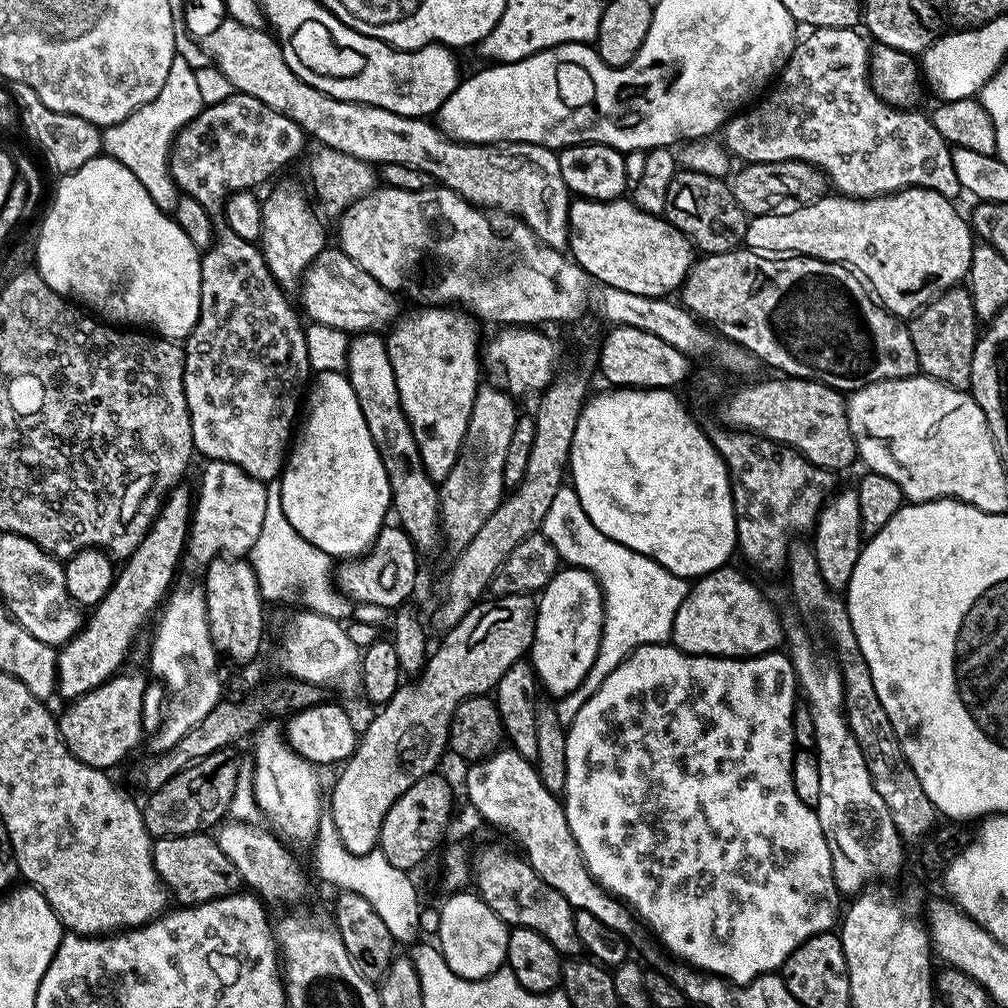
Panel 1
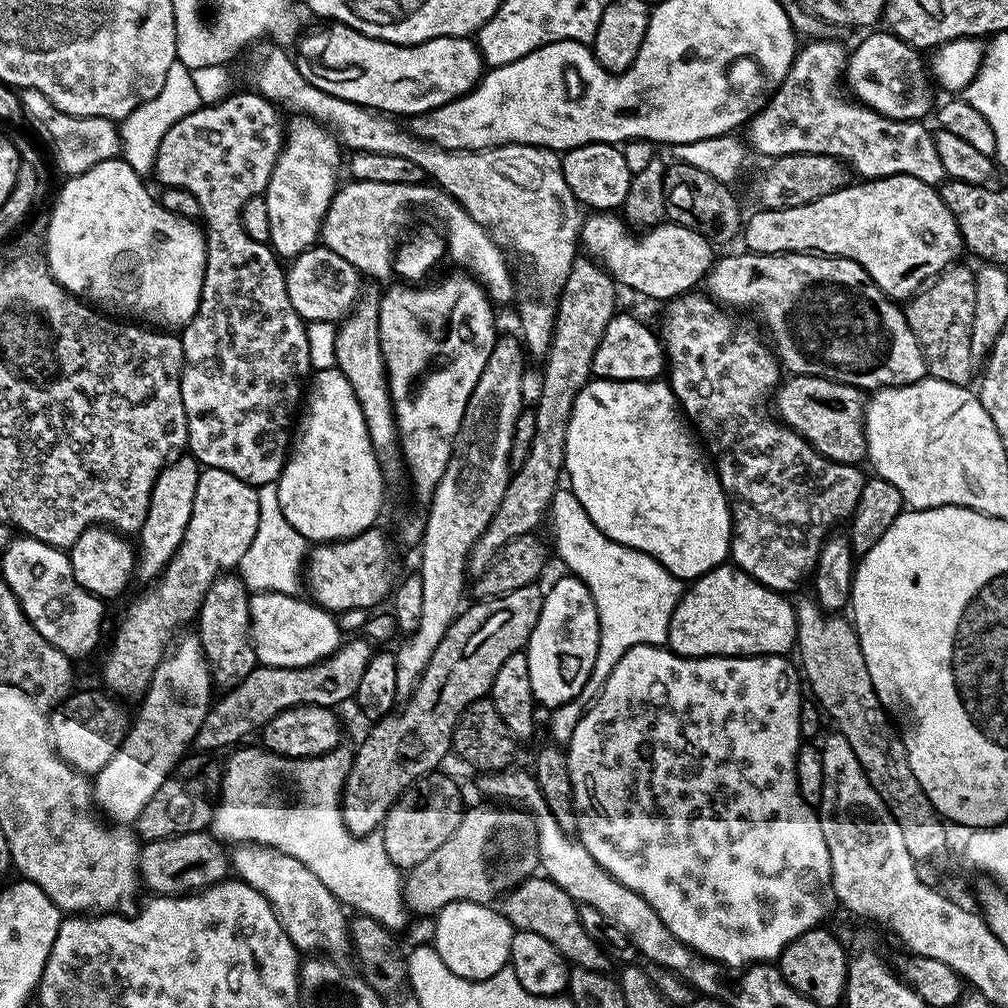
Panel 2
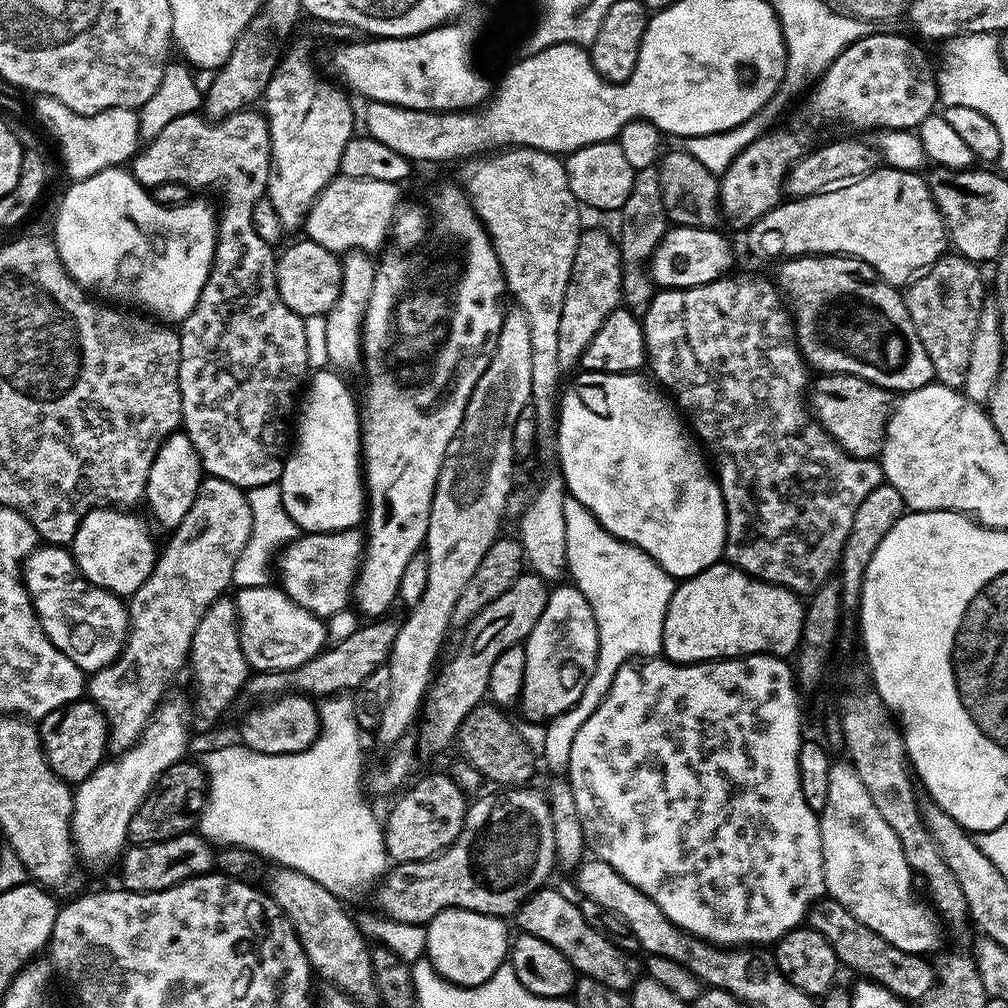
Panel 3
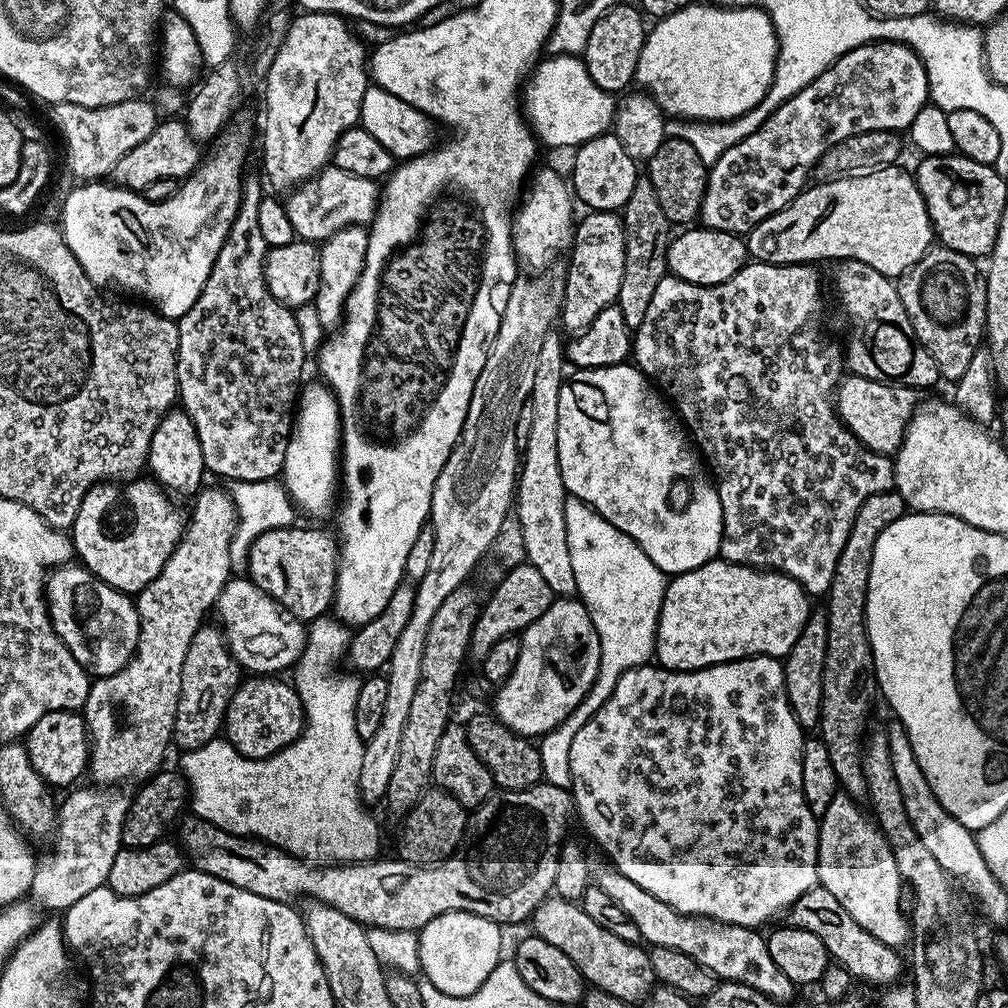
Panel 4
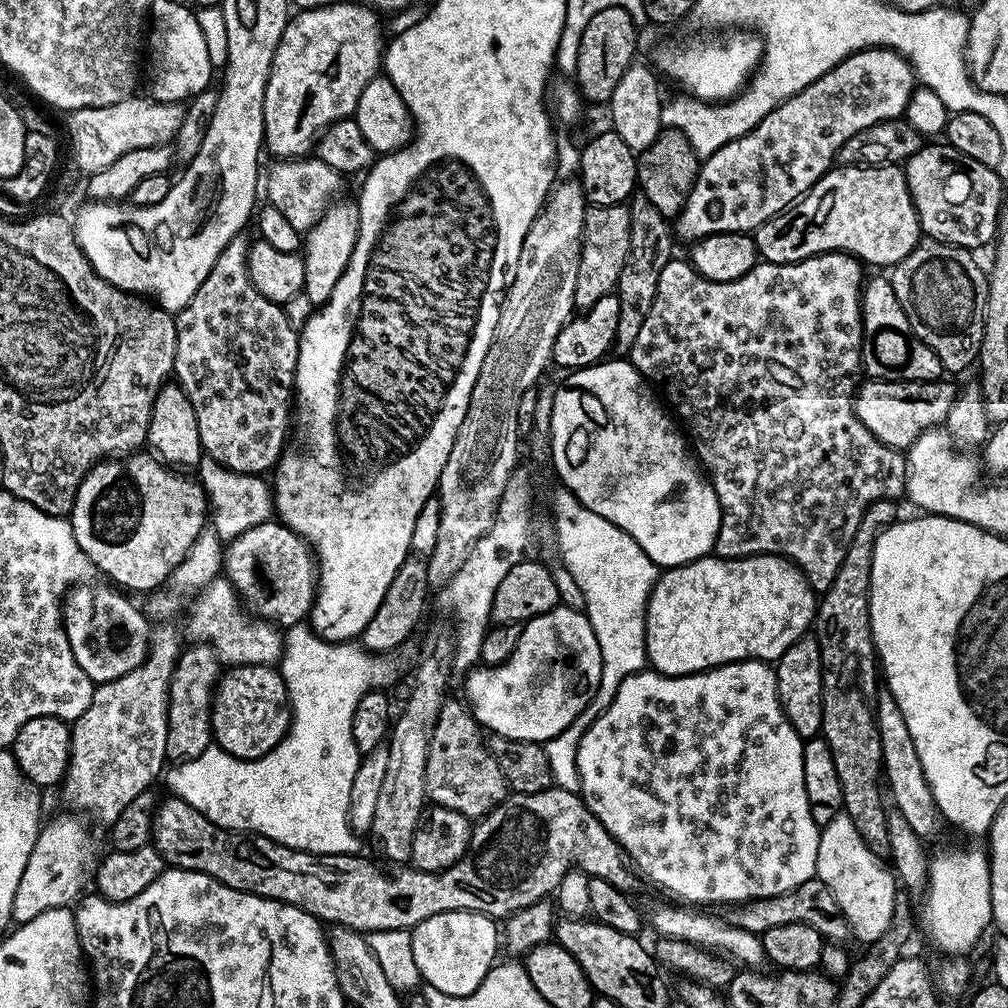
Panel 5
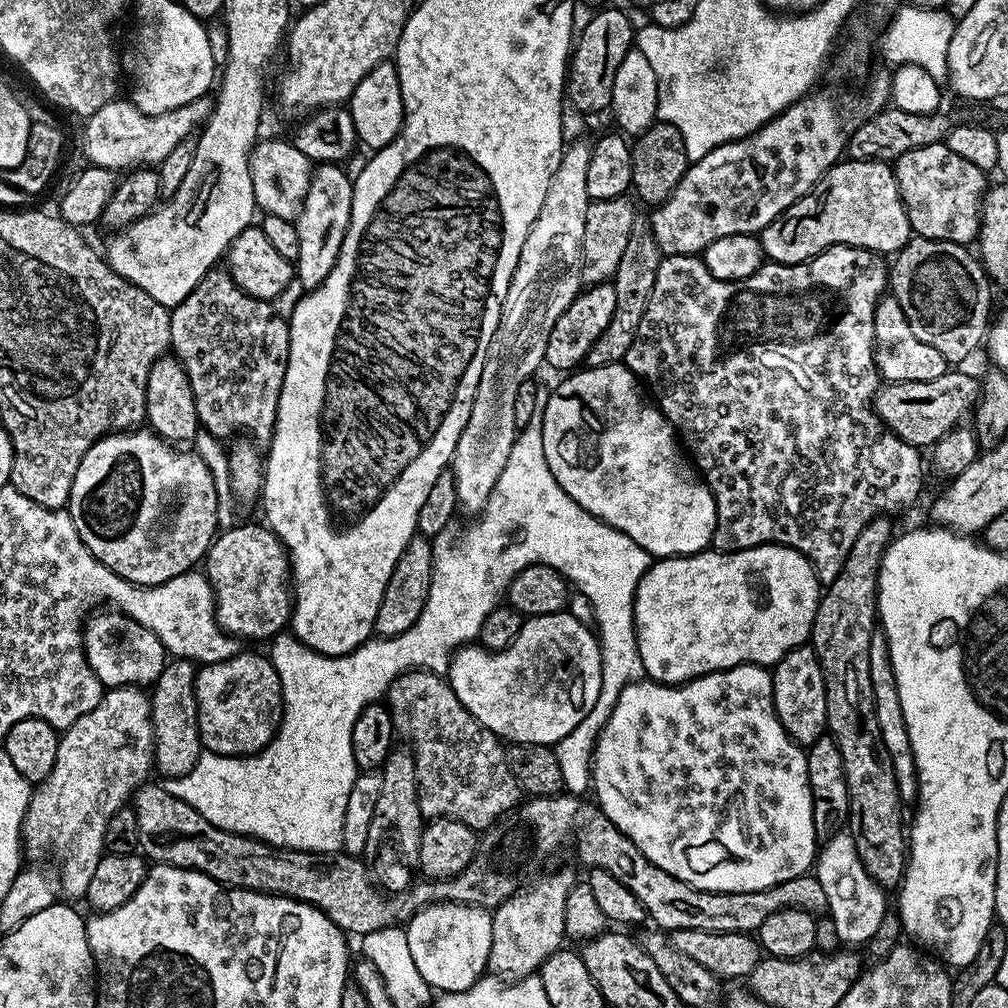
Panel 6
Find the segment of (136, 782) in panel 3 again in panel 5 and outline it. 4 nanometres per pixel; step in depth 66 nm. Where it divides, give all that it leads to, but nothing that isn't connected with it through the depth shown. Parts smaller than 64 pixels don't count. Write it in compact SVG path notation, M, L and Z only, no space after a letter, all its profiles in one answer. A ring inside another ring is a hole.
M79 815L76 816L60 816L41 827L14 895L12 919L17 925L30 922L30 918L38 918L38 914L51 908L69 907L73 903L71 900L75 901L85 891L84 883L95 877L98 863L96 848L88 841L87 826L79 820Z

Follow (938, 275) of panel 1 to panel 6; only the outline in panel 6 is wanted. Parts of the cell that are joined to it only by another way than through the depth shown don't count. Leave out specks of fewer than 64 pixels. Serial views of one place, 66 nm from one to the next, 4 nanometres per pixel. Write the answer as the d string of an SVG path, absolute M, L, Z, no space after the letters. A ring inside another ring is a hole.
M841 159L804 197L794 202L781 216L774 218L758 233L760 245L769 261L778 264L802 264L827 248L839 244L865 248L877 254L895 254L908 245L914 233L898 190L896 174L891 163L883 160Z

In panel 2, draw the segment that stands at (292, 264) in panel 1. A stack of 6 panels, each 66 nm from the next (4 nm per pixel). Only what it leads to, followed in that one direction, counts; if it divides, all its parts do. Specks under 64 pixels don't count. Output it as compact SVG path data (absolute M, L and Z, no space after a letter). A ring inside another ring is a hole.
M297 115L296 120L288 120L284 149L278 154L278 162L274 166L274 174L270 174L270 182L263 198L270 217L270 238L268 244L281 261L291 262L298 254L313 247L321 239L324 227L324 215L332 204L332 196L336 193L338 181L336 171L342 168L340 152L342 145L335 135L323 124L307 116Z

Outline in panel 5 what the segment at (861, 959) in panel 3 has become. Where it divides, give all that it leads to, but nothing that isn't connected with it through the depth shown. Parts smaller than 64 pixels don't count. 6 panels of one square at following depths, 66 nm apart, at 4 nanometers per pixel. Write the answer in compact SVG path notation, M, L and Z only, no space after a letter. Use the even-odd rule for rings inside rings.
M819 878L802 882L802 886L790 890L786 894L778 894L761 900L749 900L743 906L729 907L727 912L726 919L729 924L757 934L763 934L766 930L786 924L805 924L818 930L818 934L828 942L844 942L850 936L846 918L838 906L838 902L834 902L834 894L830 894L828 887Z

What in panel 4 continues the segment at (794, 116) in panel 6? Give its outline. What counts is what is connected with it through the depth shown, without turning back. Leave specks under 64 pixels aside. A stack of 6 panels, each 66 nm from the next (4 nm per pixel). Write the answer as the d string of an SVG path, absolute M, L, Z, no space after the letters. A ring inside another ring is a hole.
M878 40L870 44L860 45L856 49L842 54L825 72L818 74L818 78L814 78L814 82L810 82L805 88L798 90L798 94L794 94L794 98L782 102L782 106L778 106L778 110L774 110L774 114L770 114L770 118L766 118L766 122L762 122L762 126L758 126L758 130L754 130L749 136L742 138L742 142L730 146L730 150L726 150L726 154L722 154L722 158L718 158L711 164L708 170L706 194L700 207L699 223L703 227L722 230L723 232L734 232L737 234L751 232L755 224L770 218L770 214L785 208L795 196L799 196L804 191L810 177L813 175L816 164L822 158L822 154L826 154L826 150L830 150L830 146L838 146L838 142L842 142L842 138L850 138L854 134L862 134L870 130L900 132L901 130L911 129L918 110L922 110L927 103L929 103L927 72L918 54L910 46L900 44L898 41Z

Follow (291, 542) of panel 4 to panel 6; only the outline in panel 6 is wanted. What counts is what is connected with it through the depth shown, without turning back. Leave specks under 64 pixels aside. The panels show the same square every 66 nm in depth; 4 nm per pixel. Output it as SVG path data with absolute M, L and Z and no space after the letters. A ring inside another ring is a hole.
M240 524L225 528L208 547L202 568L216 595L216 621L231 636L271 641L289 627L294 593L290 583L288 549L271 528Z

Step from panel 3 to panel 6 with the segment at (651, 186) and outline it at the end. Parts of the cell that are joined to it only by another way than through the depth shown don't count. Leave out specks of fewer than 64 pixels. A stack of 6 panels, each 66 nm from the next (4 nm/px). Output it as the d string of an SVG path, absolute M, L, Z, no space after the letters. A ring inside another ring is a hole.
M638 214L634 218L634 230L630 230L630 242L622 258L618 262L618 270L610 281L614 290L614 318L610 318L610 326L598 334L598 342L590 346L586 359L587 367L601 368L621 363L634 342L634 334L638 334L638 325L642 322L642 314L646 314L646 302L650 302L650 294L654 294L654 278L658 278L658 266L662 253L658 242L652 236L652 221L647 215Z

